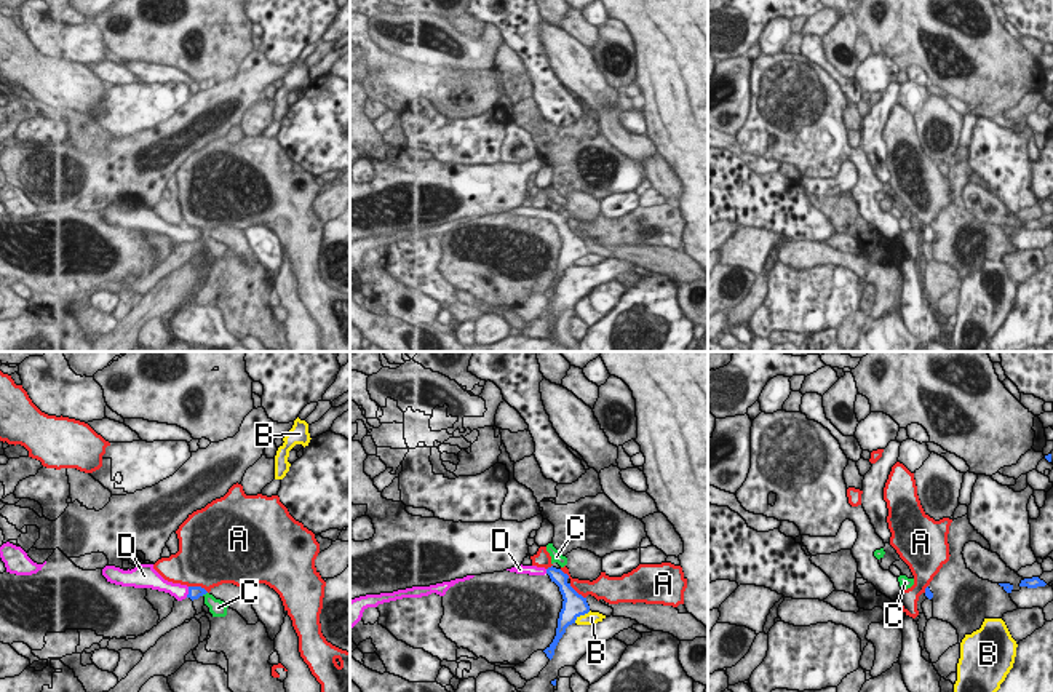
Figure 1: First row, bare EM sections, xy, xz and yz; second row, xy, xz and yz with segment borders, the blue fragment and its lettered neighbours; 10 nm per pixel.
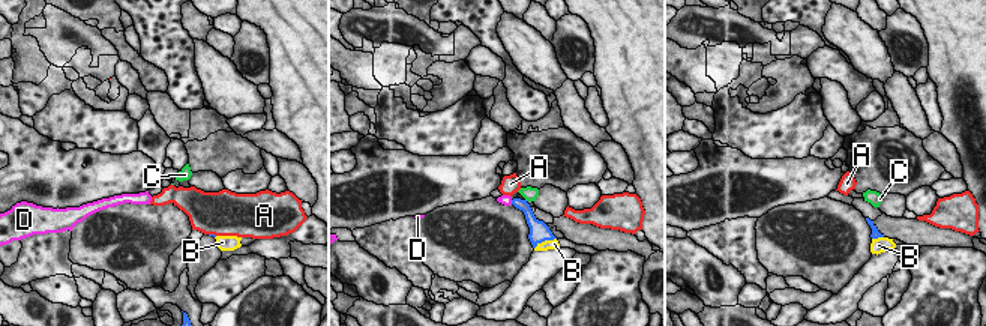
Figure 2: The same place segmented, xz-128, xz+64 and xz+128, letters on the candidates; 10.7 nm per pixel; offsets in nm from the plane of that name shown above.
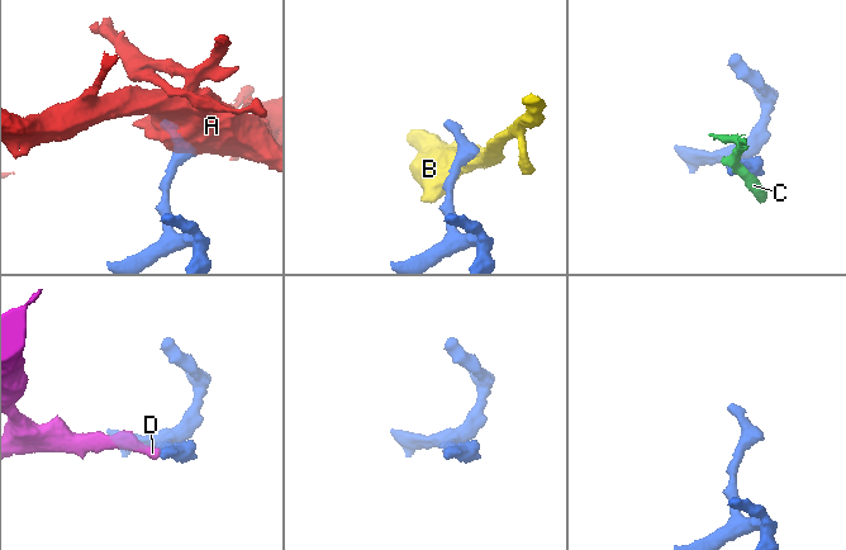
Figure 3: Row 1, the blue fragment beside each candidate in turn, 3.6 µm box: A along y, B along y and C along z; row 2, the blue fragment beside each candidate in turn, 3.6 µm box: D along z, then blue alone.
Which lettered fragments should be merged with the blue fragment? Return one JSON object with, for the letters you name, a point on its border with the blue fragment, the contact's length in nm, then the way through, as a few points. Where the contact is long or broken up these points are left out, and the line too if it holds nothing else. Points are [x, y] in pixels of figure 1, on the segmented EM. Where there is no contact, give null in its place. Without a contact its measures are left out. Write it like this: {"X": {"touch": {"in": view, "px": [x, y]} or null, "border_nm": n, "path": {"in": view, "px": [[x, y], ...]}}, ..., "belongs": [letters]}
{"D": {"touch": {"in": "xy", "px": [189, 592]}, "border_nm": 120, "path": {"in": "xy", "px": [[194, 592], [189, 592], [179, 592]]}}, "belongs": ["D"]}

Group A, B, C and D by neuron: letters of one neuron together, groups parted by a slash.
A / B / C / D

